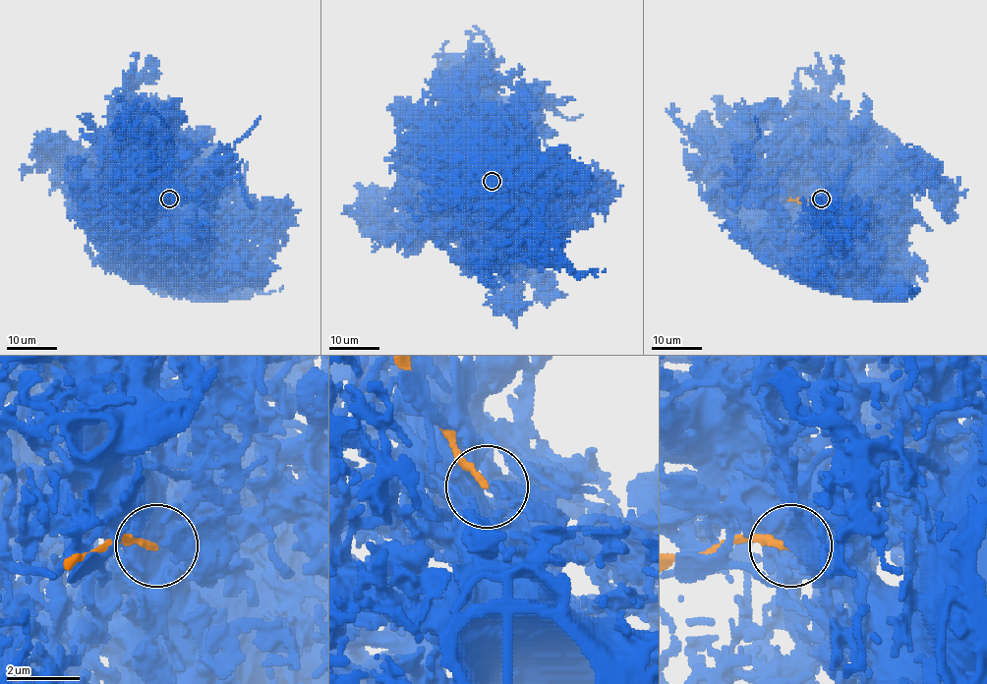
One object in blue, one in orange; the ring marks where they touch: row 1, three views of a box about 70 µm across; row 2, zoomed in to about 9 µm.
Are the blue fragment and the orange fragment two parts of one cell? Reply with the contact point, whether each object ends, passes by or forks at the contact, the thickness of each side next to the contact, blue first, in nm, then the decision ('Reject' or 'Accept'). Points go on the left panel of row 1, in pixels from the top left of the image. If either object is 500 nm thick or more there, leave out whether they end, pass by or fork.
Place: (169, 199). At the ring blue ends. At the ring orange ends. Thickness 280 nm (blue) against 160 nm. Reject

